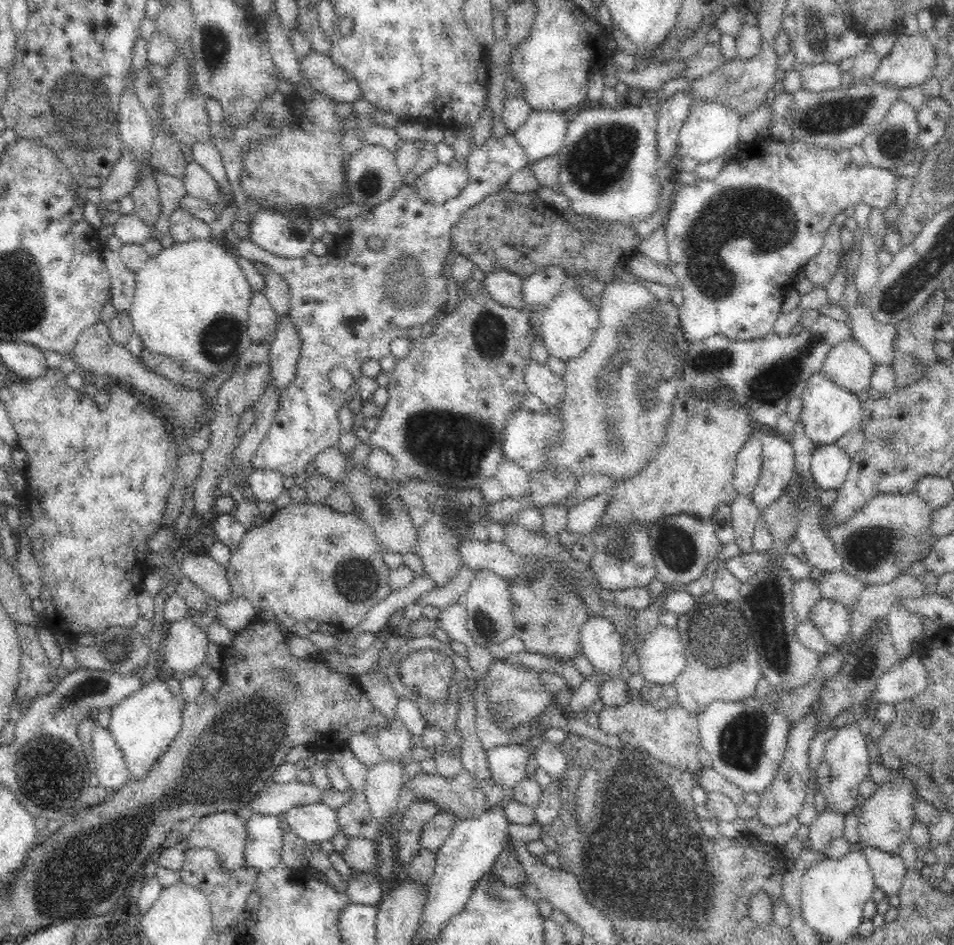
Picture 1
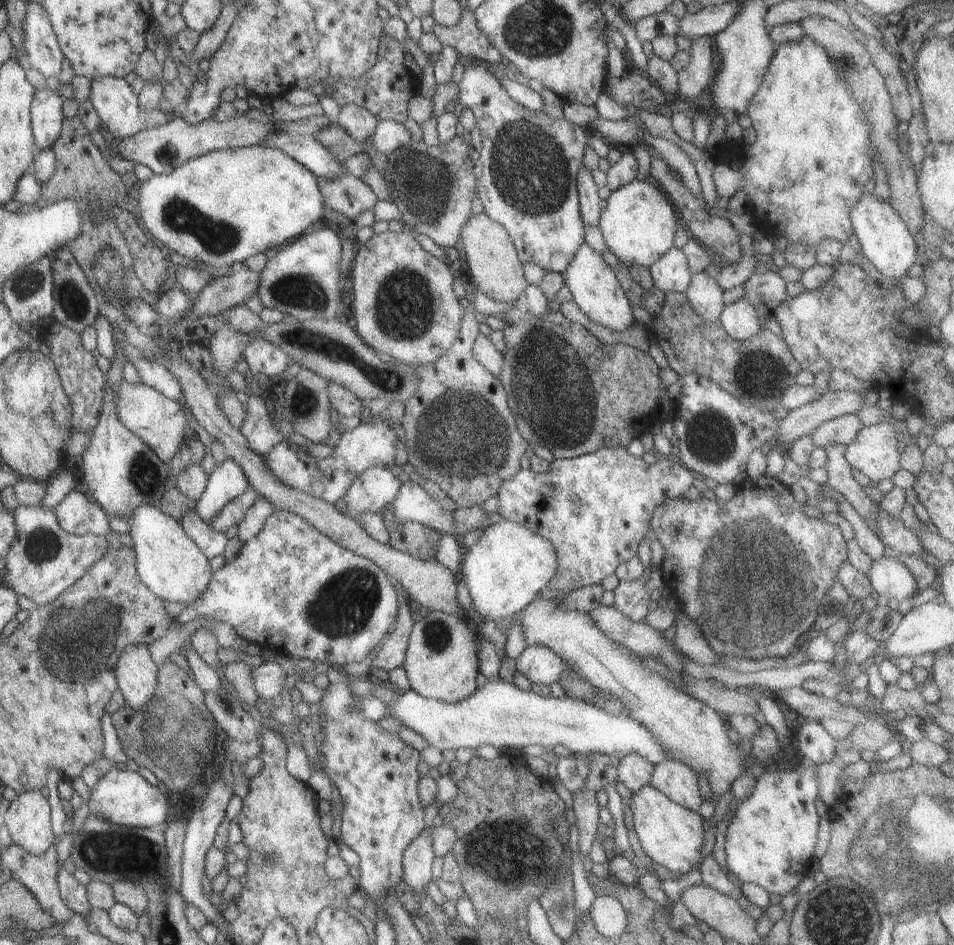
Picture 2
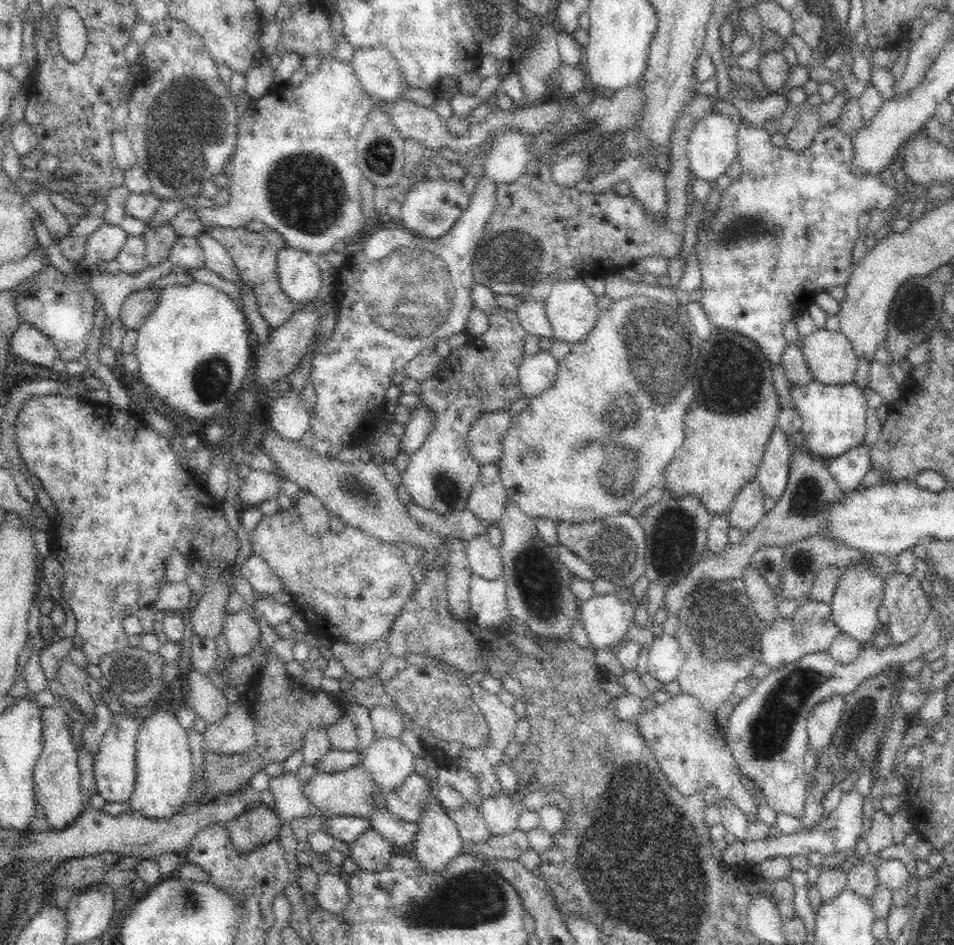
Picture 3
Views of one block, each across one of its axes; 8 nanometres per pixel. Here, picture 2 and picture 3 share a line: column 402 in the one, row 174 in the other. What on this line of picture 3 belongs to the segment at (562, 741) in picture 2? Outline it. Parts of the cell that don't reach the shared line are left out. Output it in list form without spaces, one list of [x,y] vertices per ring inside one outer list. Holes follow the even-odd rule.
[[[712,112],[700,118],[686,146],[686,158],[693,178],[704,182],[714,182],[728,172],[728,168],[739,158],[737,130],[737,121],[720,113]]]

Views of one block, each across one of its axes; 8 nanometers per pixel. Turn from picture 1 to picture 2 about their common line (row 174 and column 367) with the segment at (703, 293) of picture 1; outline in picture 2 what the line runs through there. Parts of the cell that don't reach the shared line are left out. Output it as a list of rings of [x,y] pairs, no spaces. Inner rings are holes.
[[[327,669],[326,676],[329,684],[324,689],[319,699],[319,723],[323,730],[323,739],[318,749],[318,758],[313,762],[307,760],[305,751],[297,745],[291,745],[286,750],[284,760],[285,770],[295,780],[307,782],[315,770],[323,770],[323,774],[339,791],[341,796],[341,824],[339,841],[350,848],[358,856],[359,877],[358,886],[365,896],[371,899],[374,908],[382,904],[382,901],[395,886],[402,880],[402,854],[407,845],[419,832],[424,829],[423,807],[417,796],[417,783],[419,774],[415,769],[419,762],[418,752],[408,744],[401,741],[395,732],[387,732],[381,729],[375,721],[368,719],[363,713],[353,709],[351,701],[355,694],[351,691],[349,683],[351,678],[339,670]]]

